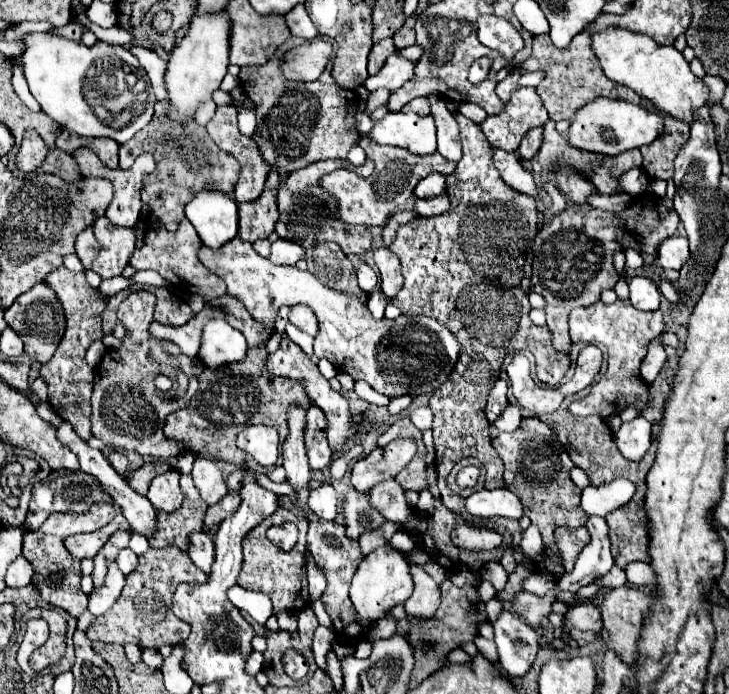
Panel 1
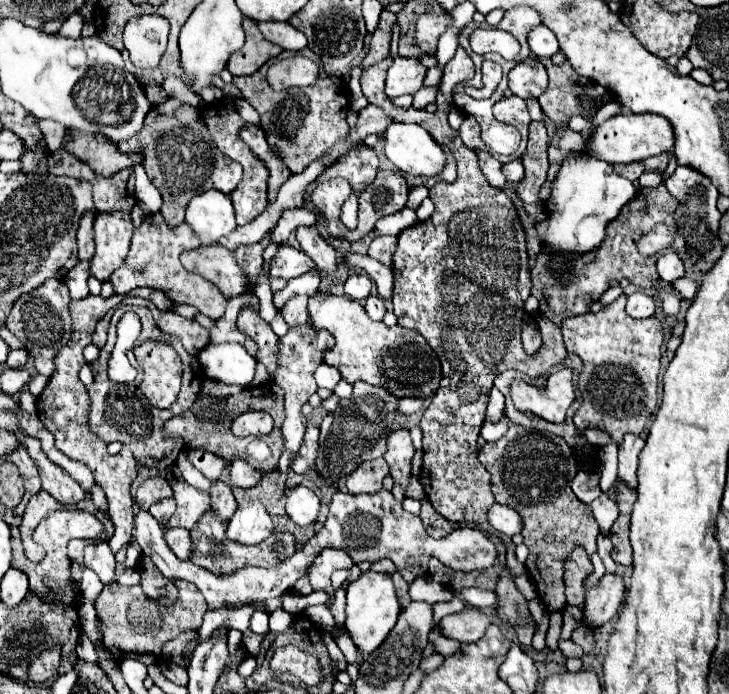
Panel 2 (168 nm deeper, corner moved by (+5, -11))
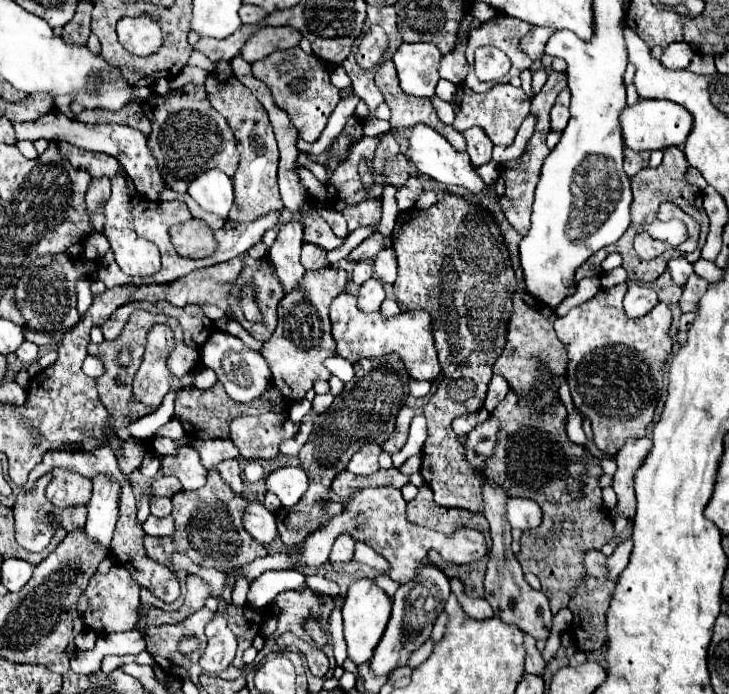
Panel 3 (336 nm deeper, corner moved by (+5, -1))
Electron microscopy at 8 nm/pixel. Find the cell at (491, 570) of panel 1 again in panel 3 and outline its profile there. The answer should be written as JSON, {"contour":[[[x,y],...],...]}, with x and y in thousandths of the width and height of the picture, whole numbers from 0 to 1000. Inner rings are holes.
{"contour":[[[720,916],[720,937],[723,937],[723,948],[720,948],[720,965],[723,965],[723,971],[745,974],[748,954],[745,954],[739,937],[734,934],[734,922],[728,916]]]}

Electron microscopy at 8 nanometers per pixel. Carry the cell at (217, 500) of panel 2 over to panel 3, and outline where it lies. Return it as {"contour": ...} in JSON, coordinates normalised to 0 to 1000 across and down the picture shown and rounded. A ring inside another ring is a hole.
{"contour":[[[317,660],[317,663],[306,663],[298,669],[300,683],[306,686],[306,692],[325,709],[333,712],[333,692],[331,692],[331,674],[328,674],[328,663]]]}

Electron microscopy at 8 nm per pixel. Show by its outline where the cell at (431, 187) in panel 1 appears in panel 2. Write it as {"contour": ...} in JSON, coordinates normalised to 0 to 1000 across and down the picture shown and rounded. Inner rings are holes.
{"contour":[[[569,268],[569,271],[564,271],[561,288],[558,288],[558,300],[572,303],[575,294],[578,294],[586,282],[588,282],[588,271],[586,271],[586,268]]]}

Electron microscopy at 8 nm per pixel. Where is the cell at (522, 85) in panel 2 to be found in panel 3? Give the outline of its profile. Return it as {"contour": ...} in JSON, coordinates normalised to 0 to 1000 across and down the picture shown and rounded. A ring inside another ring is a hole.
{"contour":[[[731,37],[728,46],[715,58],[715,66],[717,66],[717,75],[723,81],[728,81],[731,86],[739,86],[742,78],[745,78],[745,66],[750,61],[750,55],[759,49],[756,40],[739,40],[739,37]]]}

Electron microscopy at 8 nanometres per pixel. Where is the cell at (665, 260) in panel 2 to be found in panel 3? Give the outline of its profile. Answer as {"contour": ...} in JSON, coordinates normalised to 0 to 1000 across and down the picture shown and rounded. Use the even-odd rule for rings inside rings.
{"contour":[[[923,372],[920,378],[918,378],[918,392],[920,392],[920,401],[923,401],[923,406],[929,409],[929,412],[940,412],[940,406],[942,406],[942,401],[951,395],[951,383],[940,375],[940,372]]]}

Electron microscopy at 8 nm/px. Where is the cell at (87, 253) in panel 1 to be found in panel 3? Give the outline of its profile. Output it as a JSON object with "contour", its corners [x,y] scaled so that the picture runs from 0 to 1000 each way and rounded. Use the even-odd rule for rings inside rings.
{"contour":[[[128,256],[122,262],[122,274],[119,274],[119,300],[122,300],[122,308],[125,308],[125,317],[128,317],[128,326],[130,331],[141,331],[141,323],[144,323],[144,291],[152,280],[152,265],[150,265],[150,256]]]}

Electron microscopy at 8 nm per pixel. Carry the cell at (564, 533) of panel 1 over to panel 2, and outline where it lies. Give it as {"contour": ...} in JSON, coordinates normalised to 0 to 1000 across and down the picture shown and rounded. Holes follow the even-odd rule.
{"contour":[[[791,787],[781,804],[775,807],[775,856],[778,856],[778,870],[791,870],[797,873],[802,865],[800,853],[800,836],[811,827],[813,816],[811,807],[802,795],[802,790]]]}

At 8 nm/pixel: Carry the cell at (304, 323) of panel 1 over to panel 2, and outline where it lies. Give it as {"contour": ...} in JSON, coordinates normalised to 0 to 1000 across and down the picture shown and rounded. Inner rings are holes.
{"contour":[[[405,427],[399,429],[388,447],[385,455],[391,458],[396,473],[413,473],[424,470],[424,450],[421,450],[421,427]]]}

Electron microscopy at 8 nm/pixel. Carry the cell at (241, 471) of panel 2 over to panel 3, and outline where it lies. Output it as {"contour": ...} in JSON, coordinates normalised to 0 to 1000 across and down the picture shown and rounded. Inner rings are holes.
{"contour":[[[377,594],[358,599],[328,599],[317,608],[317,628],[336,660],[372,663],[383,654],[383,637],[391,634],[391,602]]]}

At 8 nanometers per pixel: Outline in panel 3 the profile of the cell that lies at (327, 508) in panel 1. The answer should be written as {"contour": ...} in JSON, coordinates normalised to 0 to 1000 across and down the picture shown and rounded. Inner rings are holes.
{"contour":[[[388,671],[364,686],[364,706],[374,709],[391,732],[402,732],[421,706],[421,686],[416,674]]]}

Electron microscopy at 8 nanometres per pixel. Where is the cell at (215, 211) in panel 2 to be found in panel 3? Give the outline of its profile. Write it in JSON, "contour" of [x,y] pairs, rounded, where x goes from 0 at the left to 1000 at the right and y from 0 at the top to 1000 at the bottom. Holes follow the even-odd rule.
{"contour":[[[292,242],[273,251],[259,265],[257,277],[284,305],[311,314],[311,305],[320,294],[320,268],[317,268],[317,256],[309,248]]]}

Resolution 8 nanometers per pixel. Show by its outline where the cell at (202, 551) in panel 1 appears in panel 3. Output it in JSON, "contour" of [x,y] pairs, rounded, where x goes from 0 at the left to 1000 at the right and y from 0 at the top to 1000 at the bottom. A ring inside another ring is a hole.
{"contour":[[[204,744],[199,752],[196,752],[196,764],[204,769],[204,772],[229,772],[235,769],[237,764],[237,746],[235,749],[218,749],[213,744]]]}

